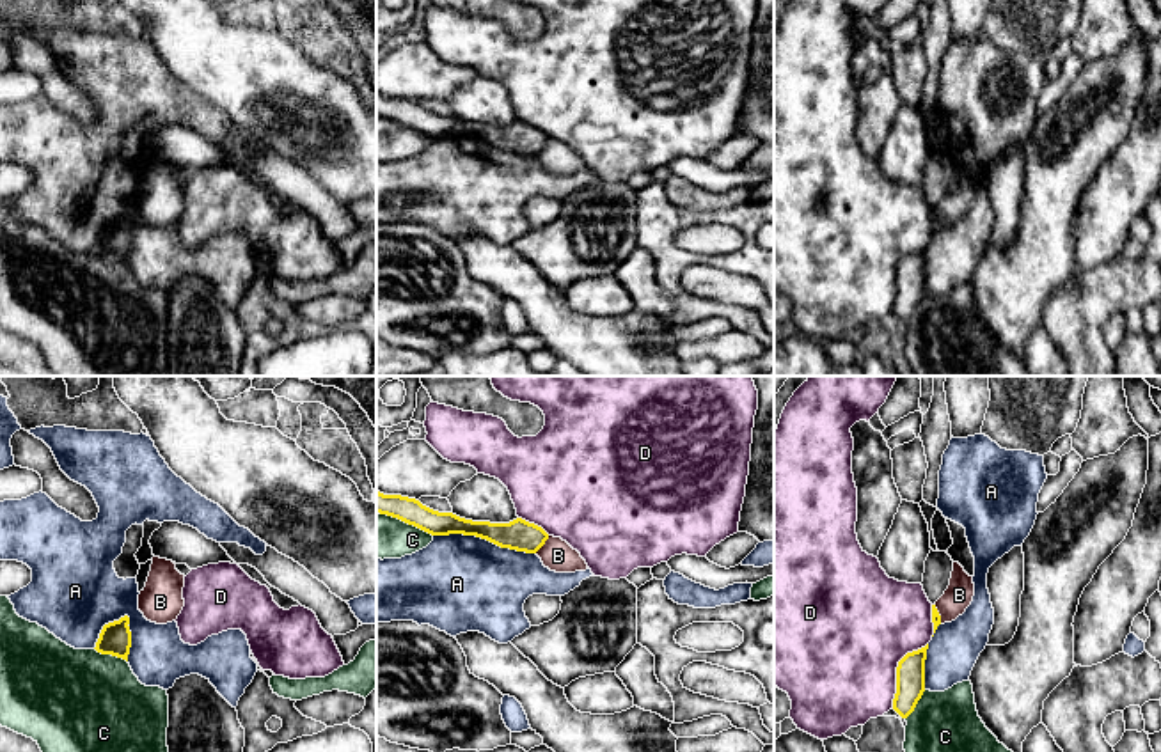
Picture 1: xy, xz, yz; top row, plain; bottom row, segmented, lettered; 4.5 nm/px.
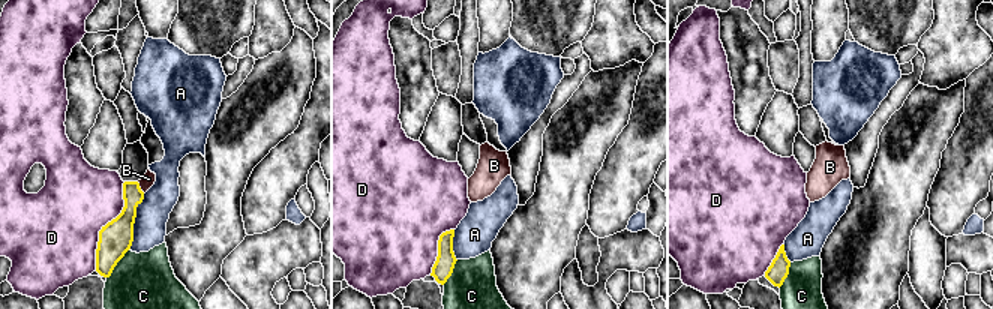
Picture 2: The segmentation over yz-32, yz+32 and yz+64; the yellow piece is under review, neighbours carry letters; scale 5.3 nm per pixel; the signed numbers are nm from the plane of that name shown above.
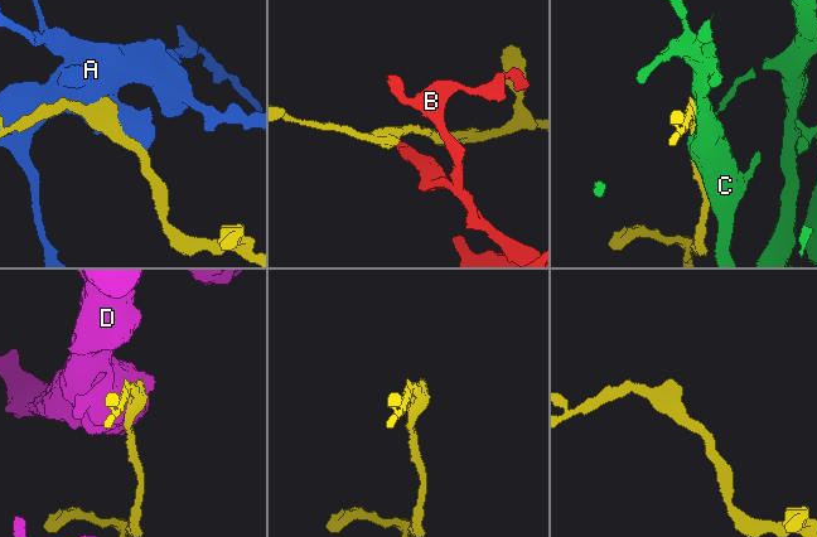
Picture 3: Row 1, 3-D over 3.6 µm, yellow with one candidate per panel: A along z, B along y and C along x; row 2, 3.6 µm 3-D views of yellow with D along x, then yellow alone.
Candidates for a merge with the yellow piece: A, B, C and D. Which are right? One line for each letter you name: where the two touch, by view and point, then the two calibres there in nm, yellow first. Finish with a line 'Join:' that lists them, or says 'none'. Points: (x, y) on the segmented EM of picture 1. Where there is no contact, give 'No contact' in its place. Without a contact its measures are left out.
Join: none

